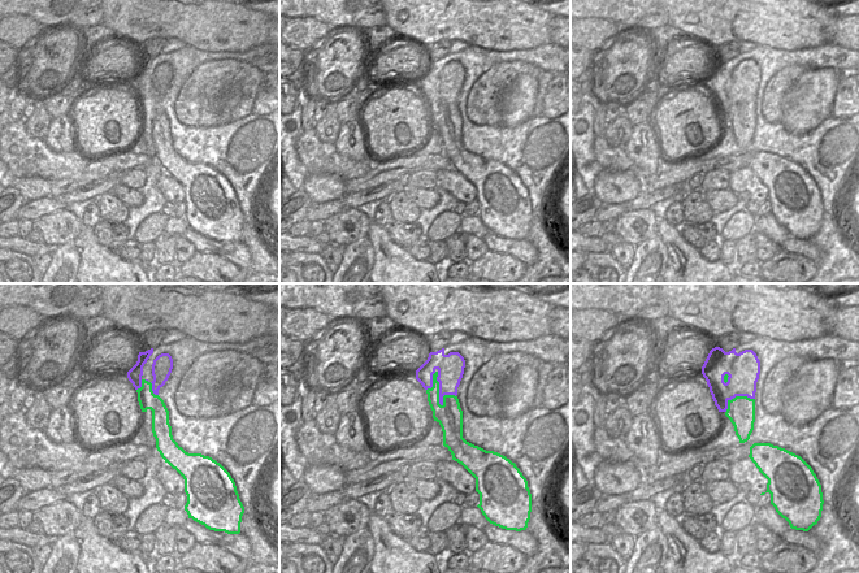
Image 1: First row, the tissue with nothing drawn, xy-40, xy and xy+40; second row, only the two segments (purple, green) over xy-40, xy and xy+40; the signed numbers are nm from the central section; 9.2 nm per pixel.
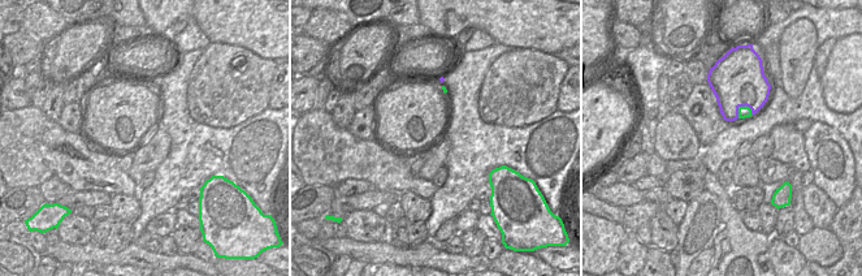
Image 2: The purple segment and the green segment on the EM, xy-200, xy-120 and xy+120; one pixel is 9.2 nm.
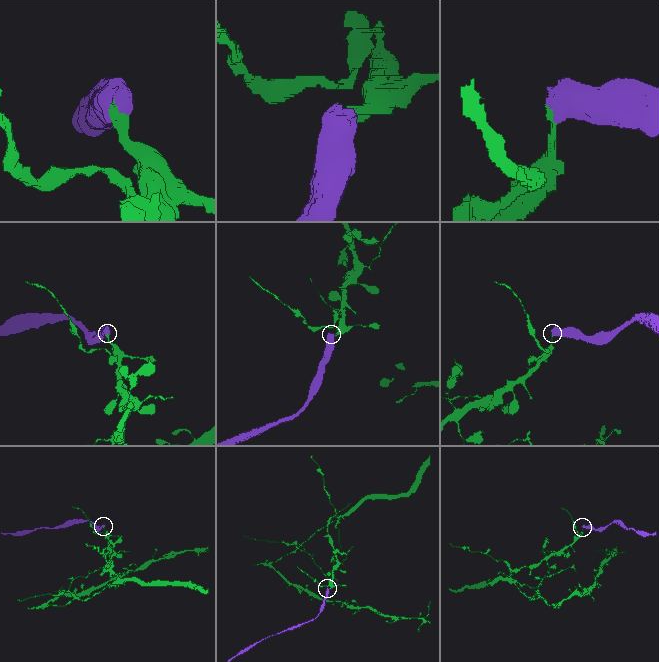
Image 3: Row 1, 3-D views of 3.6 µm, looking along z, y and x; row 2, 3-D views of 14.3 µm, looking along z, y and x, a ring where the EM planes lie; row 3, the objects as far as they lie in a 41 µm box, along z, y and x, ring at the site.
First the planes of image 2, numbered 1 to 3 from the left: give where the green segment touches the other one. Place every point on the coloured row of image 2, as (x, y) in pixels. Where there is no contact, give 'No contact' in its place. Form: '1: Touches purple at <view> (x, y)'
1: No contact
2: No contact
3: Touches purple at xy+120 (746, 106)

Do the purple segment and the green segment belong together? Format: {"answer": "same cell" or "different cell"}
{"answer": "different cell"}

